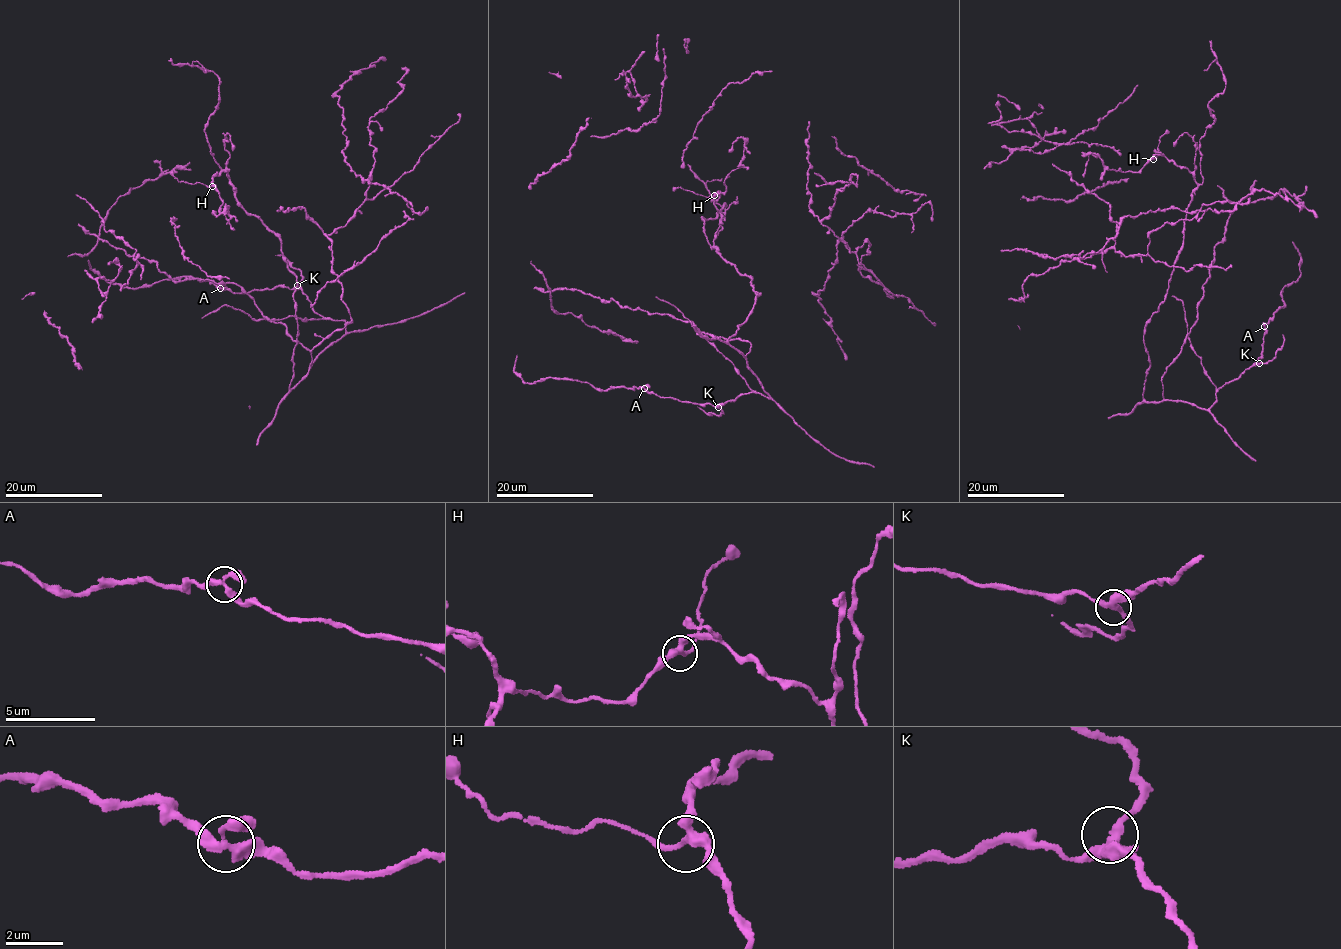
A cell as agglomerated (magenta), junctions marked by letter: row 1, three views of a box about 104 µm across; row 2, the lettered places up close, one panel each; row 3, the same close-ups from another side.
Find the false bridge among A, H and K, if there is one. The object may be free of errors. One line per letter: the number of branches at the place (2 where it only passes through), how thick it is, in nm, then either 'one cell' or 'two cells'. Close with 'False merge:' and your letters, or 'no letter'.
A: branches 3; calibre 280 nm; one cell
H: branches 3; calibre 280 nm; one cell
K: branches 3; calibre 280 nm; one cell
False merge: no letter

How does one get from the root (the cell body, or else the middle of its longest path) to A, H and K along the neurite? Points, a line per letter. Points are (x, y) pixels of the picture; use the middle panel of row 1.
A: (728, 262), (761, 293), (729, 345), (770, 397), (750, 391), (716, 406), (644, 388)
H: (728, 262), (714, 247), (721, 217), (714, 195)
K: (728, 262), (751, 278), (752, 289), (761, 293), (729, 345), (745, 358), (770, 397), (750, 391), (718, 407)

